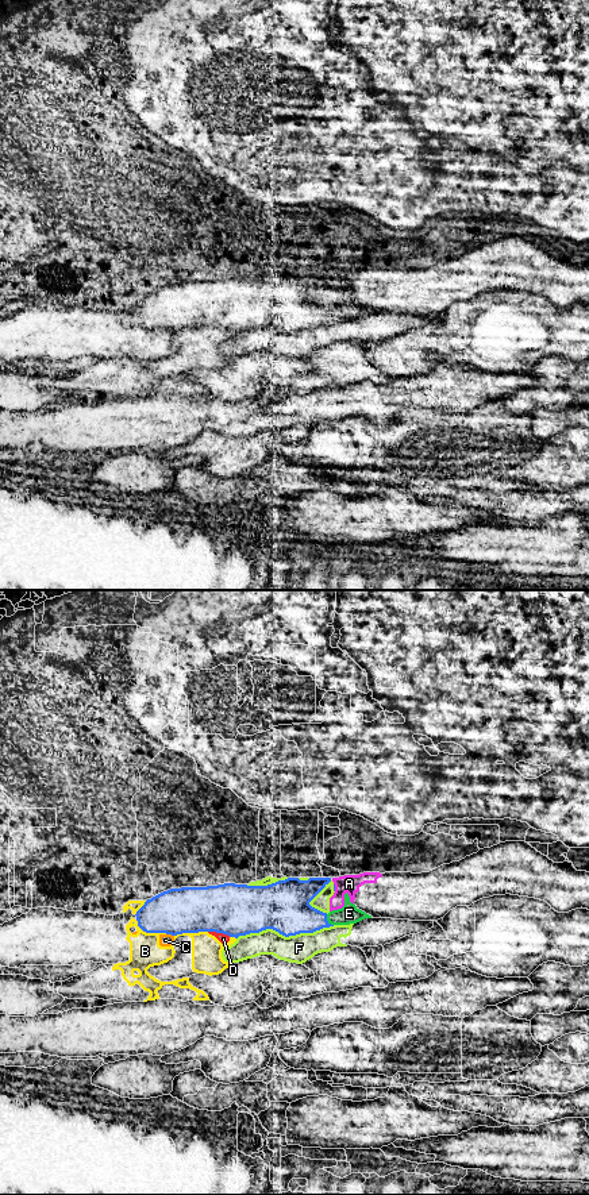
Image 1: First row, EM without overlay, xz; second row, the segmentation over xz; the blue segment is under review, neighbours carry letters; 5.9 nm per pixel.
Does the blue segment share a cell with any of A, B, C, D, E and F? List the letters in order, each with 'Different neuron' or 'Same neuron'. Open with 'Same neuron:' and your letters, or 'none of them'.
Same neuron: E
A: Different neuron
B: Different neuron
C: Different neuron
D: Different neuron
E: Same neuron
F: Different neuron

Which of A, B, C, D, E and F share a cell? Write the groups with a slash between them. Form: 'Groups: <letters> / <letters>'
Groups: A / B / C / D / E / F

